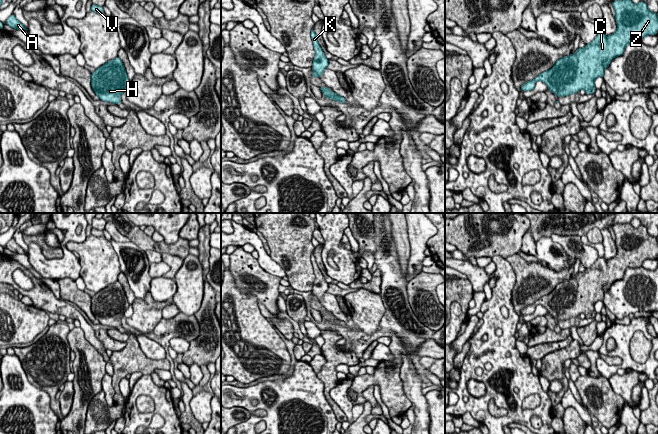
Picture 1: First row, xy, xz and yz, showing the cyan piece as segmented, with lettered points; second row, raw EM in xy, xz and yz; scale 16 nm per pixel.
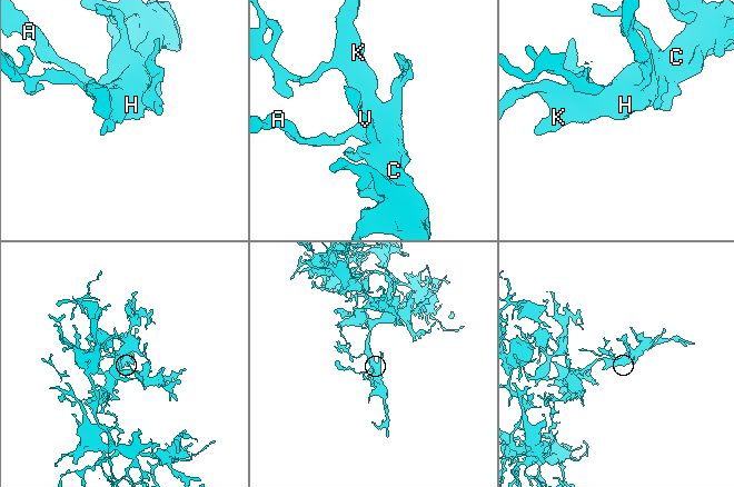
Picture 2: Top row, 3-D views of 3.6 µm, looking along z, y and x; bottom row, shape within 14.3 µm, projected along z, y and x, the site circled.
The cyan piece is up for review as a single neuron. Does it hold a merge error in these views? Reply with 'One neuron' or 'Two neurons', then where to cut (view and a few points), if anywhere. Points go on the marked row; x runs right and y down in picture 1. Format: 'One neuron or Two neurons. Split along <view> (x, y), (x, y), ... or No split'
One neuron. No split

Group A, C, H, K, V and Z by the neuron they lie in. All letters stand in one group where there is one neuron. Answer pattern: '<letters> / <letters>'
A C H K V Z

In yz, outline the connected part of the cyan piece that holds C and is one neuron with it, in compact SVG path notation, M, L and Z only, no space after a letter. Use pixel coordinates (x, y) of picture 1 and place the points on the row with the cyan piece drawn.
M615 0L612 6L617 23L613 34L606 37L599 33L590 44L557 60L550 70L524 83L521 90L533 90L535 82L540 80L557 97L578 93L581 89L592 94L595 79L604 76L605 68L615 57L623 54L628 44L638 44L647 35L657 35L657 14L648 9L647 3Z

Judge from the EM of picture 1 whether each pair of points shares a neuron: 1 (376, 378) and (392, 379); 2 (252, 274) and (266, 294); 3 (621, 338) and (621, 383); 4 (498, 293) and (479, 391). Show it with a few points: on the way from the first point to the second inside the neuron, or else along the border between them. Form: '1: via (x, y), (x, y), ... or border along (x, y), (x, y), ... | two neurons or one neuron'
1: via (380, 378), (388, 378) | one neuron
2: via (255, 279), (265, 289) | one neuron
3: border along (616, 373), (608, 379) | two neurons
4: border along (466, 382), (470, 379), (481, 381), (486, 393) | two neurons

